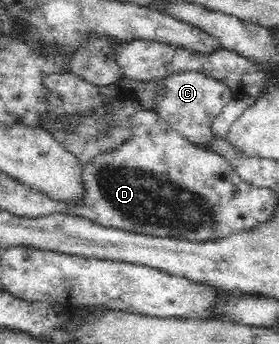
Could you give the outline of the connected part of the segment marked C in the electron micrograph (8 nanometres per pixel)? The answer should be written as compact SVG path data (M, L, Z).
M196 71L176 73L167 79L162 79L161 82L165 84L167 93L158 104L160 107L157 110L158 116L168 122L176 132L190 141L192 145L200 149L212 150L214 144L211 142L215 137L215 134L212 133L212 122L234 98L230 87L222 81Z

